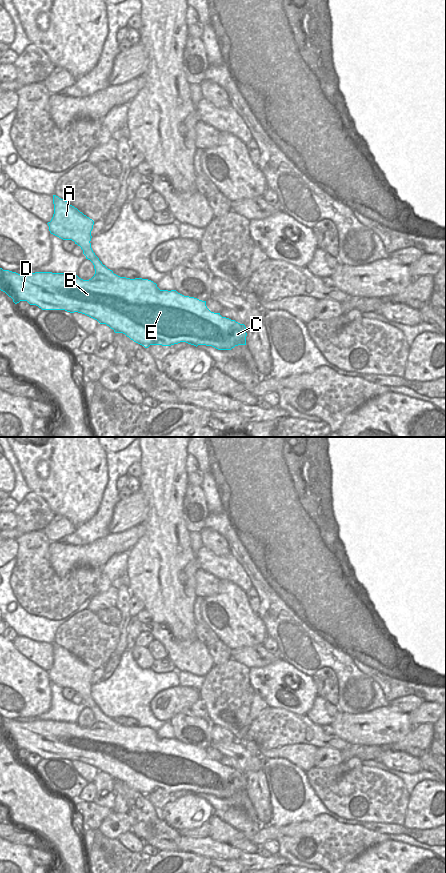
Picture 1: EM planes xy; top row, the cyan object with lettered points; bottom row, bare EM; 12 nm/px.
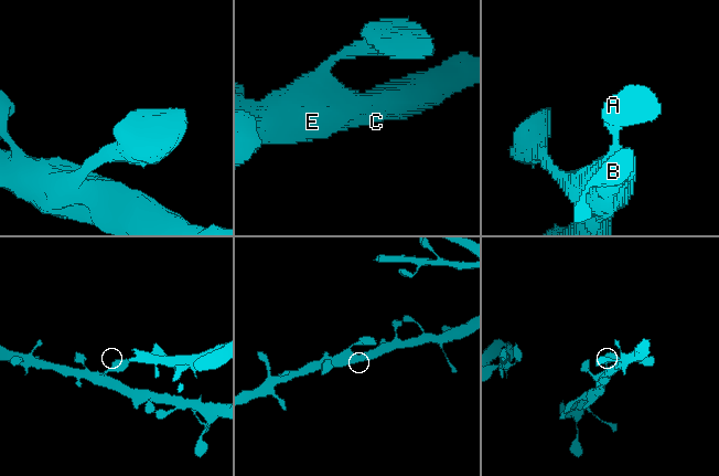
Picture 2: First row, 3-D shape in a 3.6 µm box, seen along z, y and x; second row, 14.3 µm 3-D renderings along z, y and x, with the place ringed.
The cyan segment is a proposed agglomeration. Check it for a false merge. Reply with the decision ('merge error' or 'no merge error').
no merge error

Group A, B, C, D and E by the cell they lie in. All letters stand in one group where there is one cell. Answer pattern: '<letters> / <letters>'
A B C D E

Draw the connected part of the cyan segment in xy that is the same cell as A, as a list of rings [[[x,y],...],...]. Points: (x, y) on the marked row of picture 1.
[[[53,195],[54,214],[48,222],[51,234],[63,239],[72,240],[81,247],[86,259],[90,260],[95,269],[94,276],[89,280],[83,280],[76,274],[35,272],[32,274],[18,274],[0,268],[0,290],[13,299],[15,304],[27,301],[30,305],[36,305],[42,310],[65,310],[70,313],[78,312],[85,314],[100,324],[106,324],[115,333],[123,333],[134,342],[148,348],[150,345],[171,346],[180,342],[198,346],[212,346],[218,350],[231,350],[238,345],[246,345],[246,327],[235,320],[222,317],[220,313],[211,312],[206,301],[194,297],[184,296],[176,290],[160,290],[157,284],[148,279],[130,279],[120,277],[108,269],[91,248],[91,231],[94,221],[70,205],[67,201]]]

